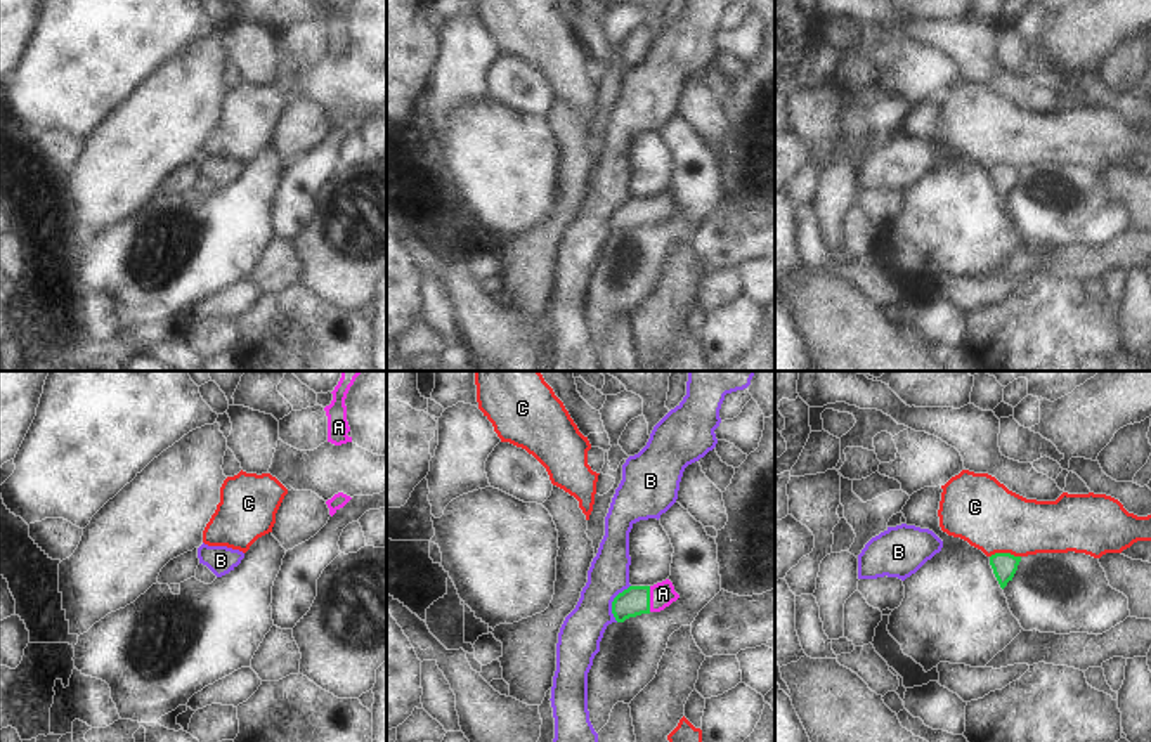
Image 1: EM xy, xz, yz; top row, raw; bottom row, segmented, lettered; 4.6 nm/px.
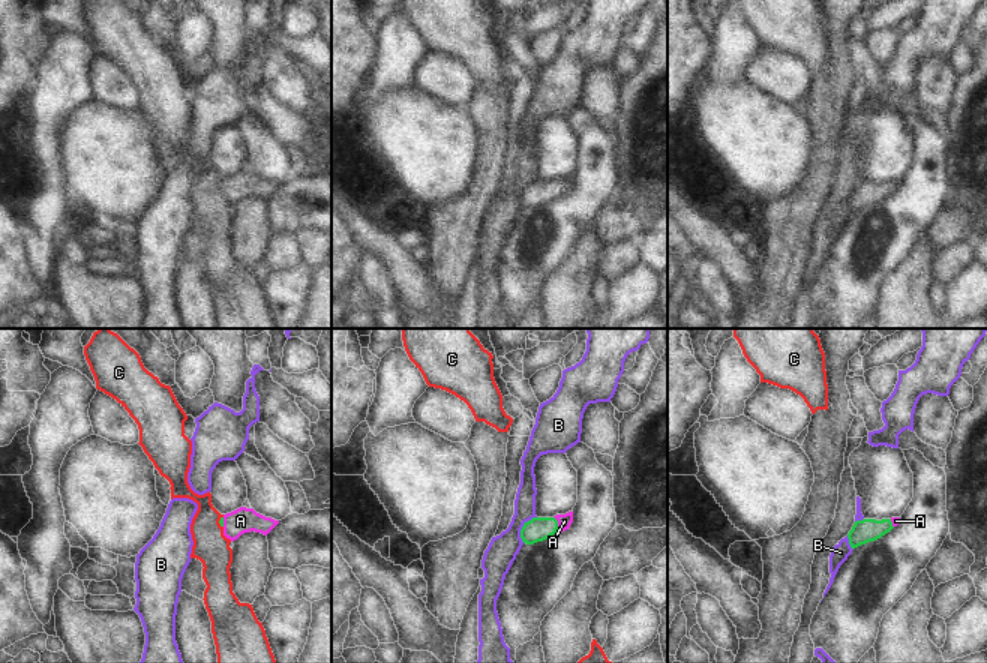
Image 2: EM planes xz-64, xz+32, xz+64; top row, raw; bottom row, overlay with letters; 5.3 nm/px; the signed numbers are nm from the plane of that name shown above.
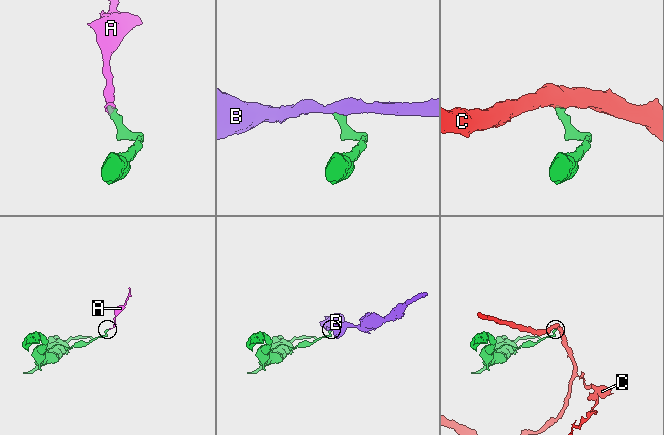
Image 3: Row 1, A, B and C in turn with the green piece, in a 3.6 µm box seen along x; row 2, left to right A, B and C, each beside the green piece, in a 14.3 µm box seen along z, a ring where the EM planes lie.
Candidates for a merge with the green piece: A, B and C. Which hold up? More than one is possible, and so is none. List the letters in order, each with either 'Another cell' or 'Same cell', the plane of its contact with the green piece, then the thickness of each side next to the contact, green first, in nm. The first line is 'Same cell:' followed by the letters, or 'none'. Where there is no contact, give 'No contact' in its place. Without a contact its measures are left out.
Same cell: A
A: Same cell. Touches green in xz. Thickness 140 nm (green) against 110 nm
B: Another cell. Touches green in xz. Thickness 140 nm (green) against 200 nm
C: Another cell. Touches green in yz. Thickness 120 nm (green) against 320 nm

